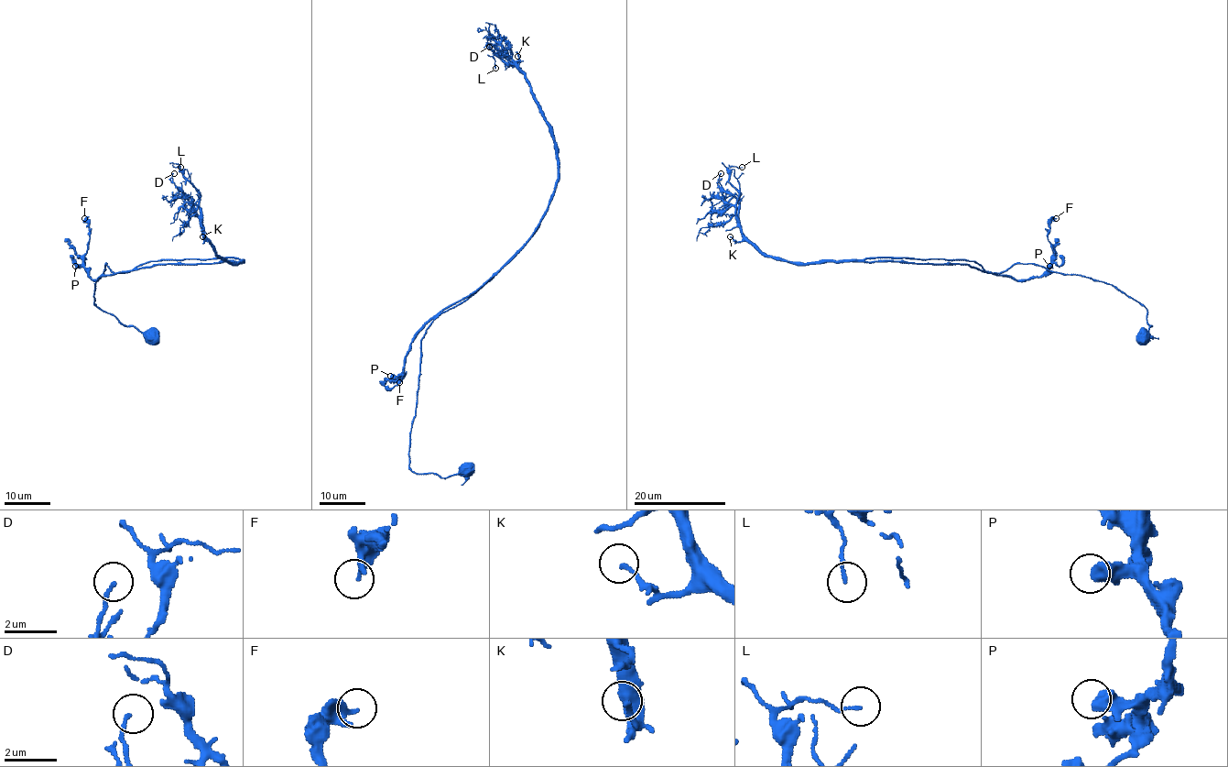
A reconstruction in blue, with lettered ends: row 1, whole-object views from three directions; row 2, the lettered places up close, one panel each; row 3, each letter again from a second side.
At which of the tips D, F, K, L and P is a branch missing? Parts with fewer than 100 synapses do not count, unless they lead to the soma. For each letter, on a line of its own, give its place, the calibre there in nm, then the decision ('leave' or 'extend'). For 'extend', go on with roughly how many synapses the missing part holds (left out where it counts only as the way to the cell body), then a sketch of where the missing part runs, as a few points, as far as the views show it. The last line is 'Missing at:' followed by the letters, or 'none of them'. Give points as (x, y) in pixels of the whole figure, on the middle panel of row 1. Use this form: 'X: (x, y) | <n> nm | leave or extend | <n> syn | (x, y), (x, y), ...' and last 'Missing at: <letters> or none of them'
D: (489, 47) | 130 nm | leave
F: (399, 382) | 260 nm | leave
K: (517, 56) | 110 nm | leave
L: (495, 68) | 100 nm | leave
P: (390, 376) | 360 nm | leave
Missing at: none of them

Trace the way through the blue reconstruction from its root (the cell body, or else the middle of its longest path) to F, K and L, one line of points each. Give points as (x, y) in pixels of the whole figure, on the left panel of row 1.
F: (150, 335), (94, 304), (104, 265), (116, 273), (93, 279), (85, 269), (90, 229), (84, 218)
K: (150, 335), (100, 310), (95, 282), (105, 264), (126, 273), (243, 260), (223, 259), (202, 236)
L: (150, 335), (94, 304), (105, 264), (126, 273), (243, 260), (216, 254), (203, 234), (199, 191), (180, 167)

